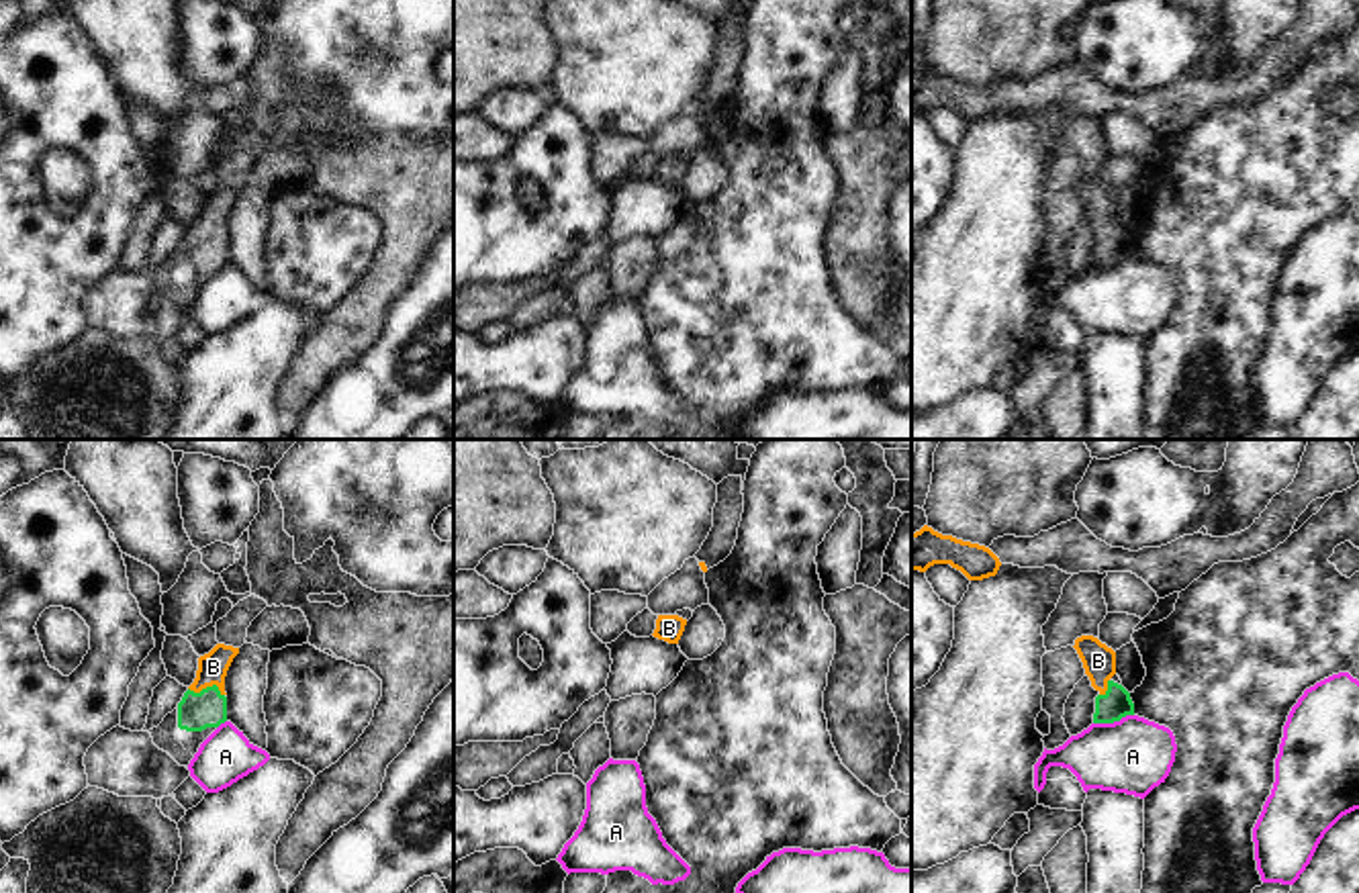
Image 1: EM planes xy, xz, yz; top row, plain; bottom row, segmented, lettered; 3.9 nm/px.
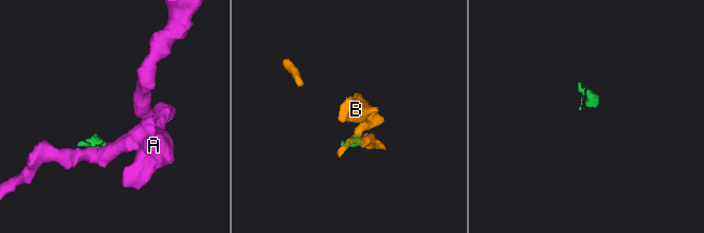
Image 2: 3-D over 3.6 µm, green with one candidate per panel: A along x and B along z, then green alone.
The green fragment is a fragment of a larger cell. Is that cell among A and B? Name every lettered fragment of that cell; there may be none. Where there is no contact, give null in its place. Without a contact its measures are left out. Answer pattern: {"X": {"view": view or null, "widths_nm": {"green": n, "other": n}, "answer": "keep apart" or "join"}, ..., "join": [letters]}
{"A": {"view": "yz", "widths_nm": {"green": 120, "other": 300}, "answer": "keep apart"}, "B": {"view": "xy", "widths_nm": {"green": 150, "other": 120}, "answer": "join"}, "join": ["B"]}

